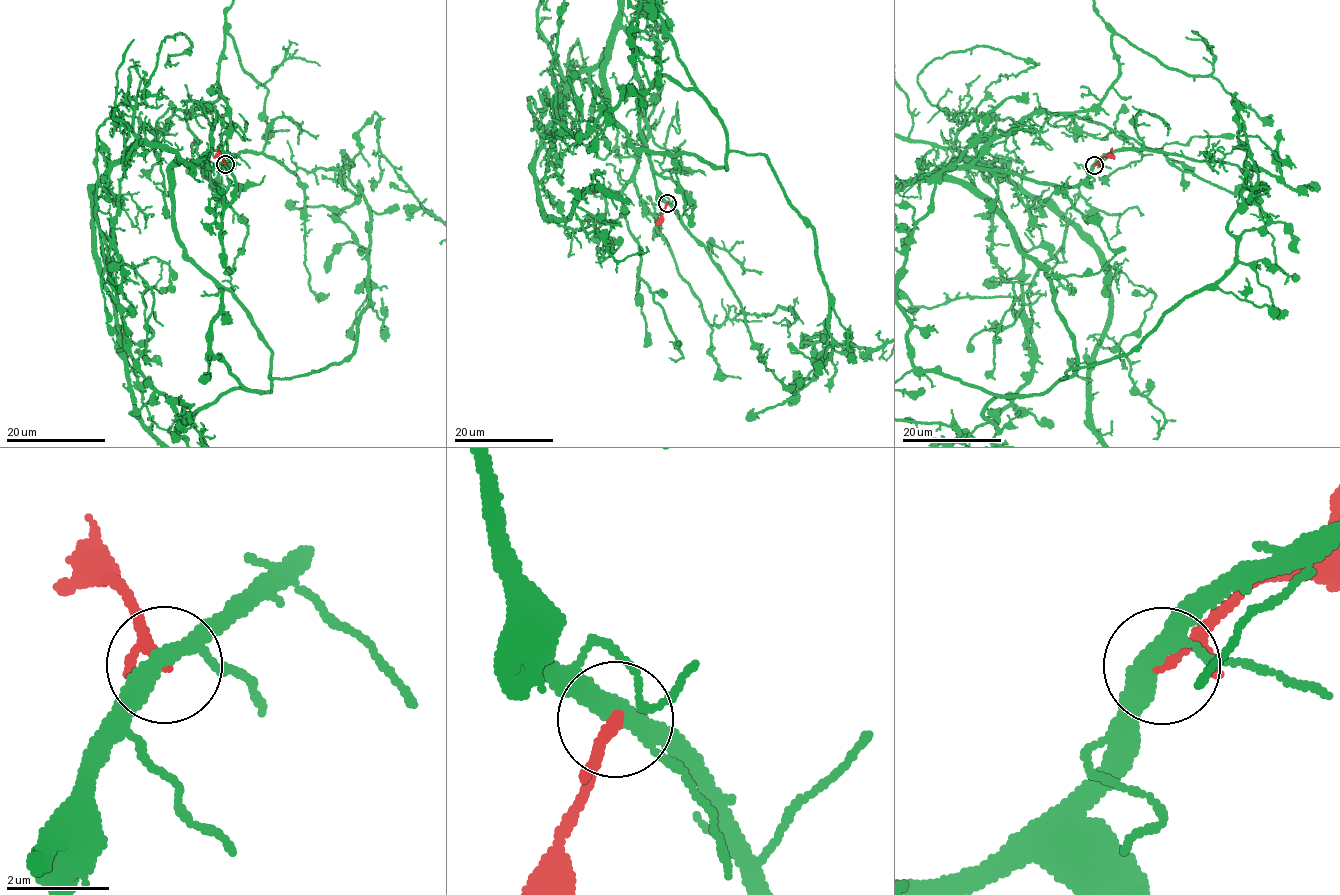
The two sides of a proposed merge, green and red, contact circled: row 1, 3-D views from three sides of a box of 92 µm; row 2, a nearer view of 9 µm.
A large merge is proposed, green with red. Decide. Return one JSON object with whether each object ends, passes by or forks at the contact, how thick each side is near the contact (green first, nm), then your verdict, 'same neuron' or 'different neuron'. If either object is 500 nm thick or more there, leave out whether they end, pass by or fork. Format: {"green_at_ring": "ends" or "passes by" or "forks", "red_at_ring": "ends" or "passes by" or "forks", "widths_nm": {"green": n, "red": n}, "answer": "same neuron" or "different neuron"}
{"green_at_ring": "forks", "red_at_ring": "passes by", "widths_nm": {"green": 320, "red": 180}, "answer": "different neuron"}

